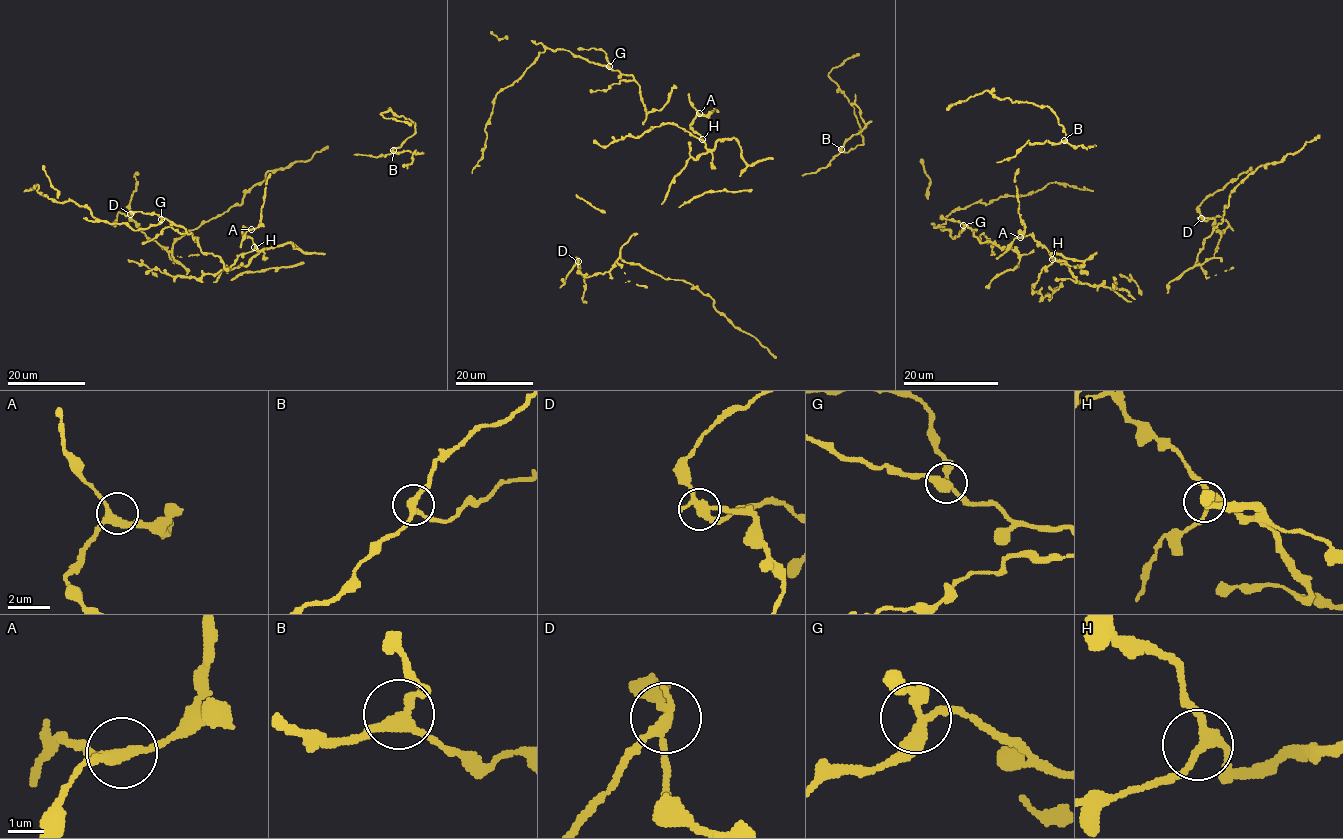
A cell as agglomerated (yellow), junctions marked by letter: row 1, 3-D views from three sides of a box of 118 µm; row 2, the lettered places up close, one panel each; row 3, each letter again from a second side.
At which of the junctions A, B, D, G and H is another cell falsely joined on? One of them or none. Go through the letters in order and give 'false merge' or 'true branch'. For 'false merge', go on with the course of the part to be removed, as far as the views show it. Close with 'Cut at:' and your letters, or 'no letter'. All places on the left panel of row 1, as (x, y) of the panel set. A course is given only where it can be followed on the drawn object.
A: true branch
B: true branch
D: false merge; foreign part runs (129, 213), (118, 213), (114, 226)
G: true branch
H: true branch
Cut at: D

